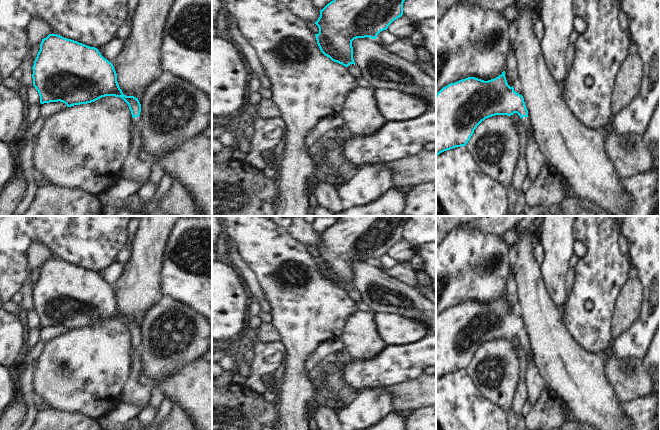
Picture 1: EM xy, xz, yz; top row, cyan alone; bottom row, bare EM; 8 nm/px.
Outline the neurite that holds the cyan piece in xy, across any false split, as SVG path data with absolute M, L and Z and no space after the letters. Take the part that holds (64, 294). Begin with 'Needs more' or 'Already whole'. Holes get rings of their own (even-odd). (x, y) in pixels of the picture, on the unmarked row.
Needs more. M49 258L42 263L32 293L41 328L60 325L71 331L105 320L121 321L129 330L133 347L140 351L138 322L123 318L113 288L97 272Z

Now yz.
Needs more. M505 295L498 301L484 305L468 301L443 311L436 318L436 381L455 371L466 370L474 354L486 342L495 339L511 340L517 337L527 359L532 352L528 334L522 319L510 311L505 301Z

